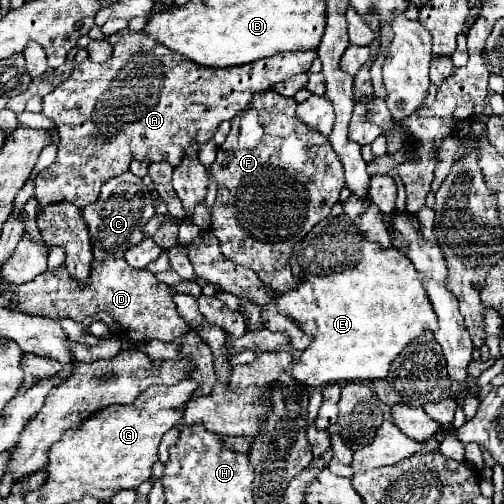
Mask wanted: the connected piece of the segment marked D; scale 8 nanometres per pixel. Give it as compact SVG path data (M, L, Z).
M109 257L105 261L93 261L91 283L85 287L67 277L67 269L61 265L55 273L45 271L35 277L35 281L23 283L5 295L19 301L19 311L27 315L45 315L53 319L71 317L81 323L103 321L115 337L127 339L129 343L147 343L151 339L173 341L189 331L175 309L175 291L167 283L157 281L149 269L131 269L125 259Z

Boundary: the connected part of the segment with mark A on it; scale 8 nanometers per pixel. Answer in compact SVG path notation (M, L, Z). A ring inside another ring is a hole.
M141 31L115 33L109 37L109 41L113 43L113 57L107 63L99 65L87 59L75 65L69 79L43 99L41 113L57 125L59 153L57 159L33 179L37 209L57 205L59 201L69 201L83 209L85 205L97 201L101 185L107 179L127 171L131 161L143 161L147 165L151 165L153 161L167 161L177 167L179 161L183 161L187 145L205 145L213 139L221 121L231 121L239 111L247 109L251 97L257 91L269 89L279 81L309 71L311 63L317 59L317 51L311 49L299 53L279 53L263 61L253 61L251 65L214 69L195 65L193 61L175 55Z

